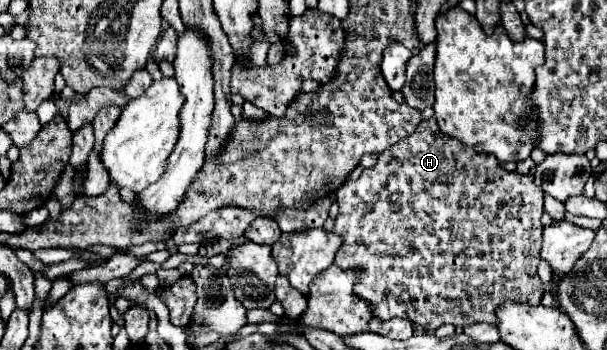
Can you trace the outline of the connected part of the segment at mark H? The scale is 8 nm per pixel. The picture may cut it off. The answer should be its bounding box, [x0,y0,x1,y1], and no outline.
[334,118,544,332]

